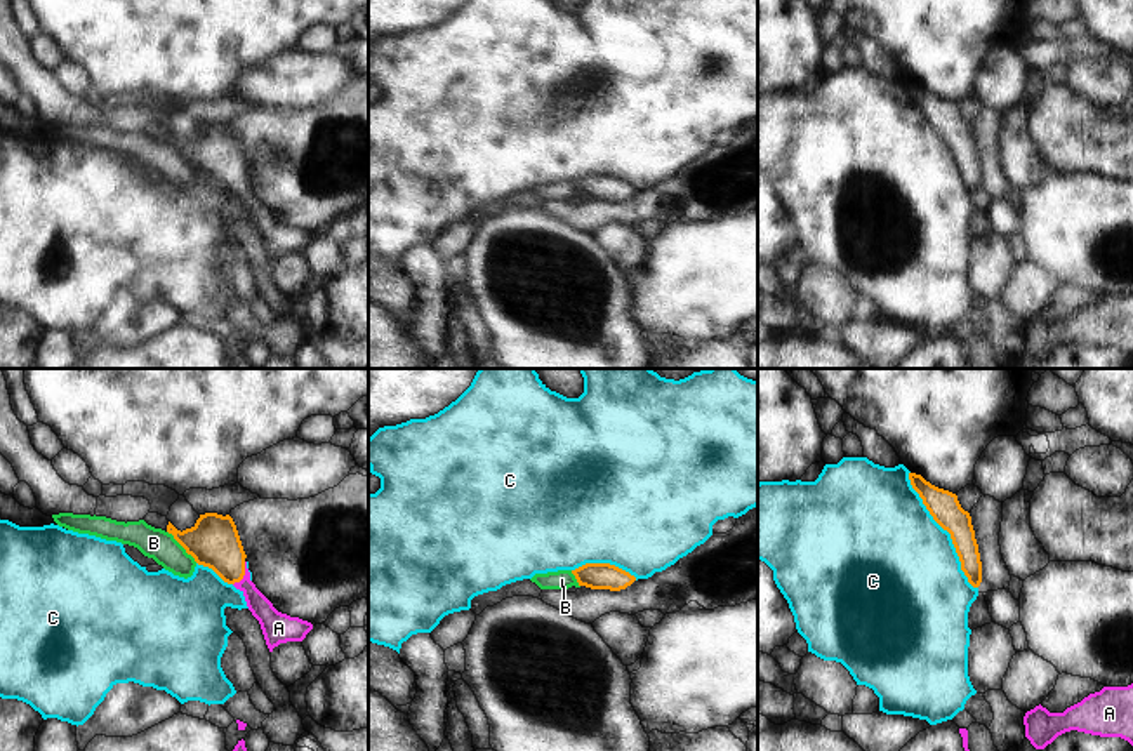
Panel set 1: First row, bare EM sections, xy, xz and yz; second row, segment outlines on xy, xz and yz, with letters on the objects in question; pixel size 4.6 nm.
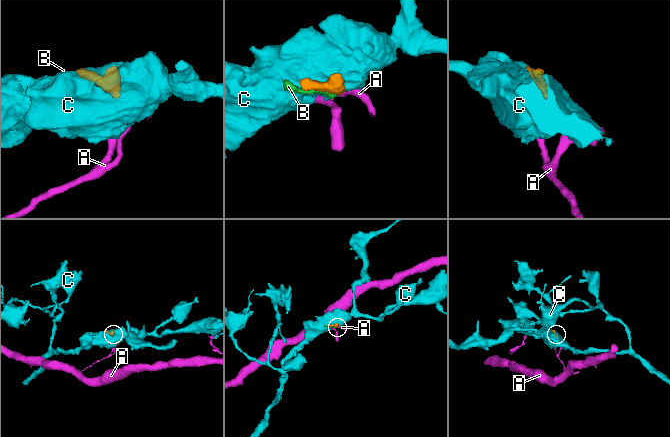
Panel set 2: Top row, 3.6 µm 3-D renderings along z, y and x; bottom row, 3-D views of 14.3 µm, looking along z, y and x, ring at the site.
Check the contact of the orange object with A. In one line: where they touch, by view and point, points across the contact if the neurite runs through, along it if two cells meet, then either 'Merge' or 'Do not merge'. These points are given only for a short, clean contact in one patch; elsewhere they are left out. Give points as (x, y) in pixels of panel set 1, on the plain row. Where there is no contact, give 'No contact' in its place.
Touches orange at xy (244, 185). Path across: xy (214, 152), (244, 185), (244, 193), (270, 230). Merge

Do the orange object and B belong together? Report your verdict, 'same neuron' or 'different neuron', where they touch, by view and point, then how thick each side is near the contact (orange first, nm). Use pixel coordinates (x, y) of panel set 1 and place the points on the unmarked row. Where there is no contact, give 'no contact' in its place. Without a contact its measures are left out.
different neuron | xy (181, 155) | 240/140 nm

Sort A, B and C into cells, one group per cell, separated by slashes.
A / B / C

